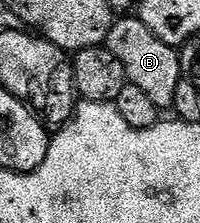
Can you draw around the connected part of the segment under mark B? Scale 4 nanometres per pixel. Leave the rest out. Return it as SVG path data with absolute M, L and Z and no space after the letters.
M123 16L120 20L112 21L111 31L105 43L105 49L117 56L121 68L125 68L125 76L128 83L153 100L153 104L159 106L160 111L167 112L175 105L177 96L177 84L184 81L183 69L179 63L179 50L174 46L165 44L165 40L157 40L145 24L137 16Z

